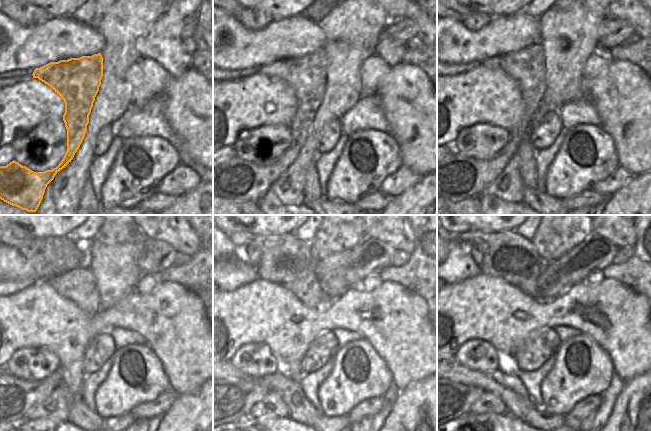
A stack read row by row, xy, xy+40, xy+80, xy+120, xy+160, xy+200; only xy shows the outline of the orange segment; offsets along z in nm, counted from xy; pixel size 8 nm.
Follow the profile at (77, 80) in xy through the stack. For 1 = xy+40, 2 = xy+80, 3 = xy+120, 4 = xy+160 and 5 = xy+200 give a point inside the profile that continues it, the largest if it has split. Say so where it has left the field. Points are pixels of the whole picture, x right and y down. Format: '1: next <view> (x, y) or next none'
1: next xy+40 (239, 180)
2: next xy+80 (457, 177)
3: next xy+120 (9, 399)
4: next xy+160 (233, 399)
5: next xy+200 (457, 399)

